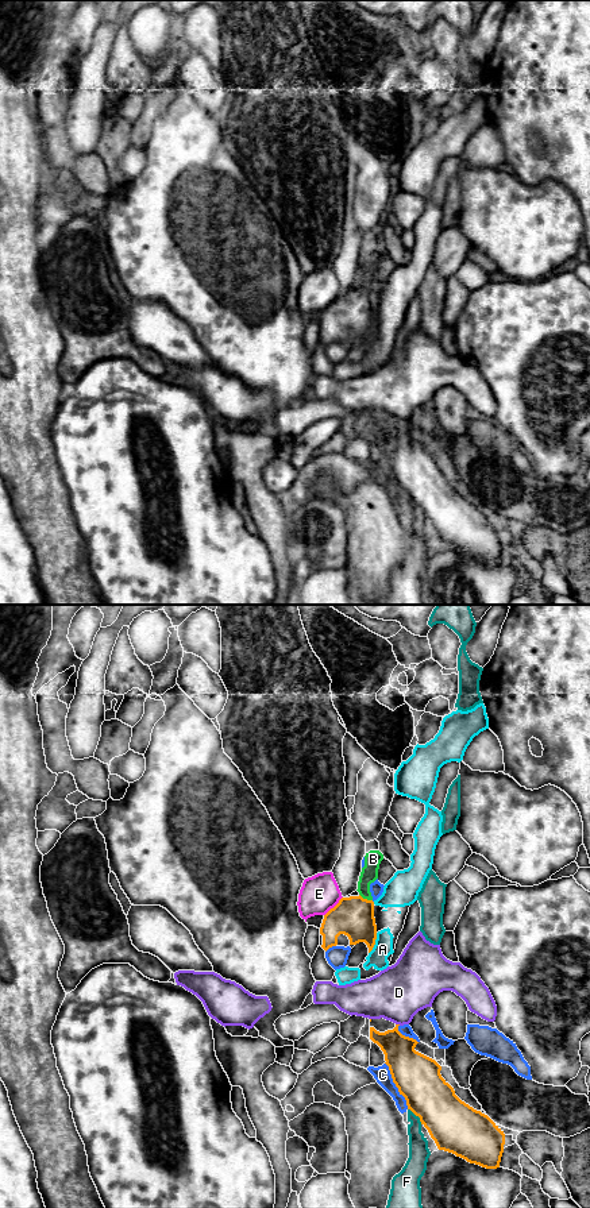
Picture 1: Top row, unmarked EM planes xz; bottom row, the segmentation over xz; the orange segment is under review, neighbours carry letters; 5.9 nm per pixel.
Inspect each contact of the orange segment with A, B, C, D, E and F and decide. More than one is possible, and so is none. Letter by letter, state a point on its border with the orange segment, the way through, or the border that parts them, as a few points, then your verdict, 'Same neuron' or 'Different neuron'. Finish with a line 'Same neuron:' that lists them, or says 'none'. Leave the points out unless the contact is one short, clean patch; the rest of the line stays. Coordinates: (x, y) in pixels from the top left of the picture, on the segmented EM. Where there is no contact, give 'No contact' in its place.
A: Touches orange at xz (374, 944). Different neuron
B: Touches orange at xz (366, 899). Path across: xz (354, 917), (366, 899), (365, 879), (373, 859). Same neuron
C: Touches orange at xz (396, 1085). Different neuron
D: Touches orange at xz (398, 1025). Different neuron
E: Touches orange at xz (335, 906). Boundary: xz (342, 896), (324, 915). Different neuron
F: Touches orange at xz (416, 1115). Different neuron
Same neuron: B

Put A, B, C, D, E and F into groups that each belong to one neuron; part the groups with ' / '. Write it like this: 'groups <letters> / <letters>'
groups A / B / C / D / E / F

